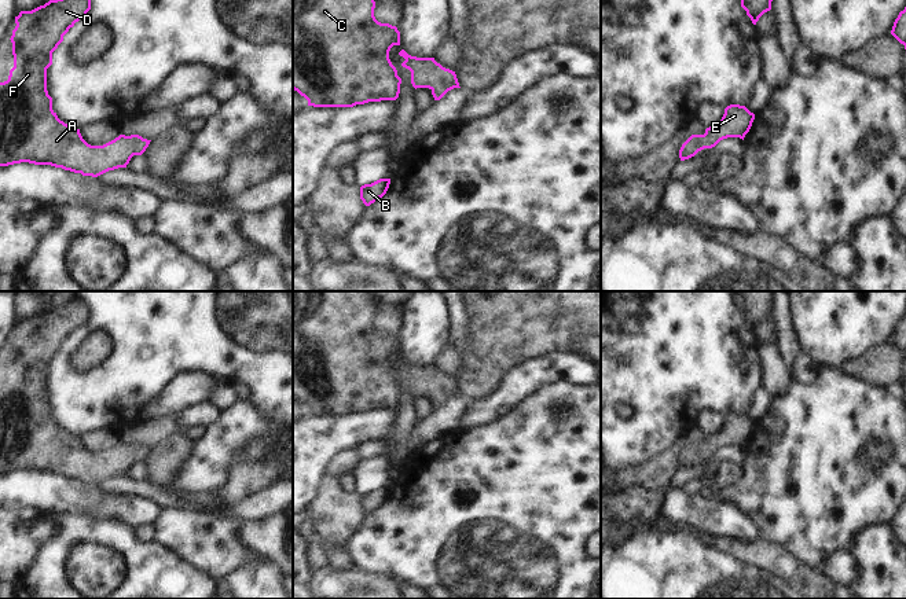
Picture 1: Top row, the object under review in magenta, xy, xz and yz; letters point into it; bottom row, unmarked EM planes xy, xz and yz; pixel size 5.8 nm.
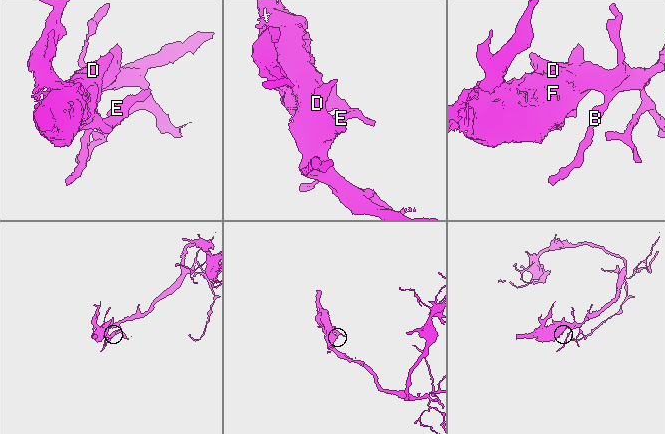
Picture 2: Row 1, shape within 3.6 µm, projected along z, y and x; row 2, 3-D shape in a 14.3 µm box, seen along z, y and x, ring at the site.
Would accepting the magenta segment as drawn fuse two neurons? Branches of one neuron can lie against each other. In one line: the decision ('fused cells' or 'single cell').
single cell

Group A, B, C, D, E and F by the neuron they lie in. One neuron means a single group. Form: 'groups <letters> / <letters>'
groups A B C D E F

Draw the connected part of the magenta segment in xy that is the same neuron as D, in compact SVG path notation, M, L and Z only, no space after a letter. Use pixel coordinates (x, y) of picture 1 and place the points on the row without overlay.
M74 297L62 306L49 308L32 319L15 324L12 338L14 375L8 387L0 390L0 474L21 470L51 473L82 484L98 485L109 478L126 475L133 463L142 463L151 448L139 442L120 442L103 453L88 452L80 437L60 429L52 418L52 405L47 398L47 376L52 372L52 360L63 343L91 317L91 306Z

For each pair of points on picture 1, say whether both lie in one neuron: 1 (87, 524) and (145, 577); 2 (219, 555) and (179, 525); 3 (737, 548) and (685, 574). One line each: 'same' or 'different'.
1: same
2: same
3: different

